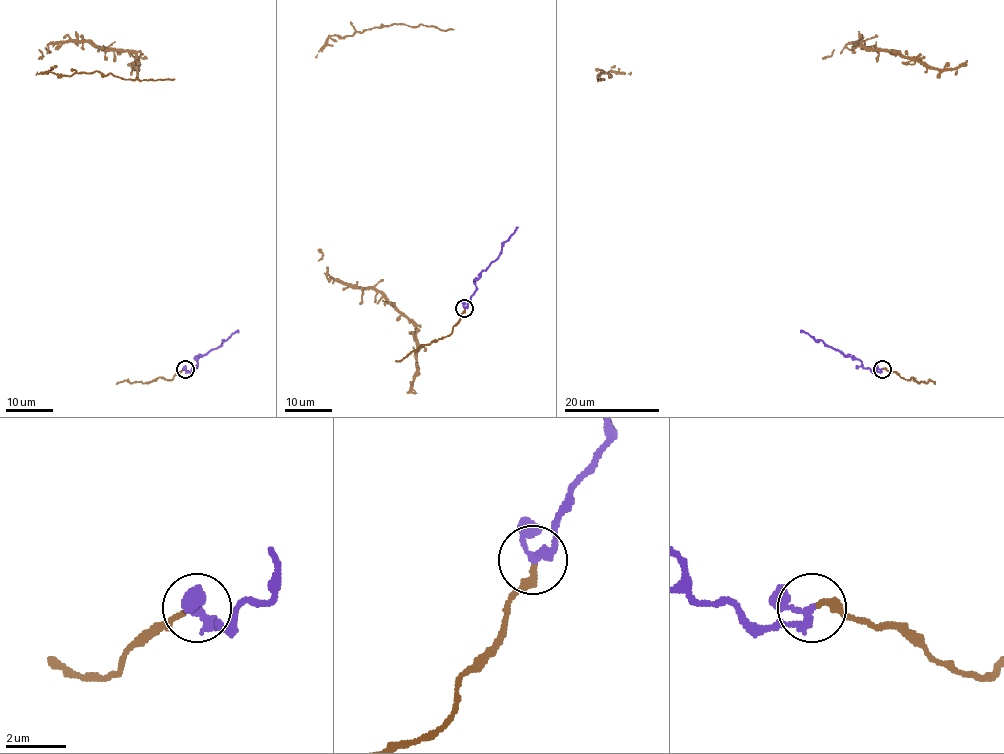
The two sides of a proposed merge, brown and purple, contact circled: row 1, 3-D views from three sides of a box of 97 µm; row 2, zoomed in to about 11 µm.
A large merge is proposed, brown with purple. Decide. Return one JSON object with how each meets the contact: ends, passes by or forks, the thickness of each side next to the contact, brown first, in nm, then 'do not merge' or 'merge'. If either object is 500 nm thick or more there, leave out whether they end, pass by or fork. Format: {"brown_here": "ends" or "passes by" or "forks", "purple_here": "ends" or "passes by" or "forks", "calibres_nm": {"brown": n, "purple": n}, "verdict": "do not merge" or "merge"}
{"brown_here": "ends", "purple_here": "passes by", "calibres_nm": {"brown": 280, "purple": 240}, "verdict": "merge"}

